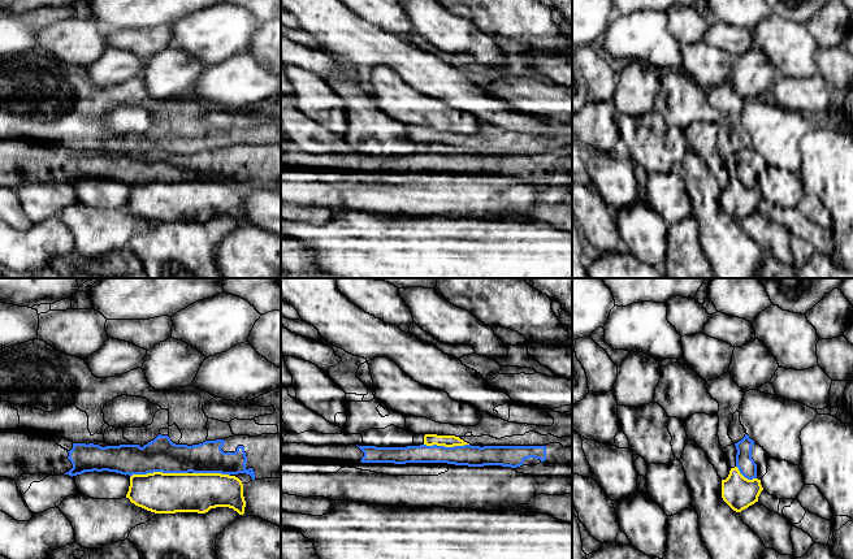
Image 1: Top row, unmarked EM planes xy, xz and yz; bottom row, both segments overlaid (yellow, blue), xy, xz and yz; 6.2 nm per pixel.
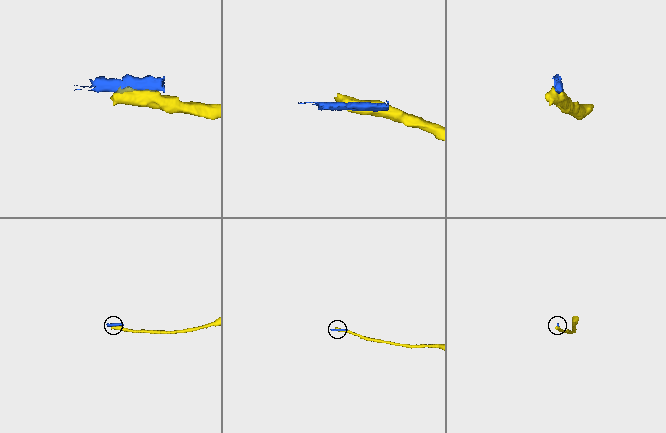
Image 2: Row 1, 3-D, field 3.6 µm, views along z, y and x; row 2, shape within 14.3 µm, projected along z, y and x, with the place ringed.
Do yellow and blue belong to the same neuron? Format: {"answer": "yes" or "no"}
{"answer": "no"}

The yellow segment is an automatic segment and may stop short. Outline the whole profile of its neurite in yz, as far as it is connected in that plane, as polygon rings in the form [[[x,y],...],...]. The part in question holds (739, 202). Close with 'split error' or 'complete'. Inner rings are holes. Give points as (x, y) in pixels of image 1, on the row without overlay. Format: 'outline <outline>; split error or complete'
outline [[[737,176],[731,177],[728,186],[722,188],[722,207],[736,221],[758,211],[762,199],[761,188],[745,187]]]; complete

